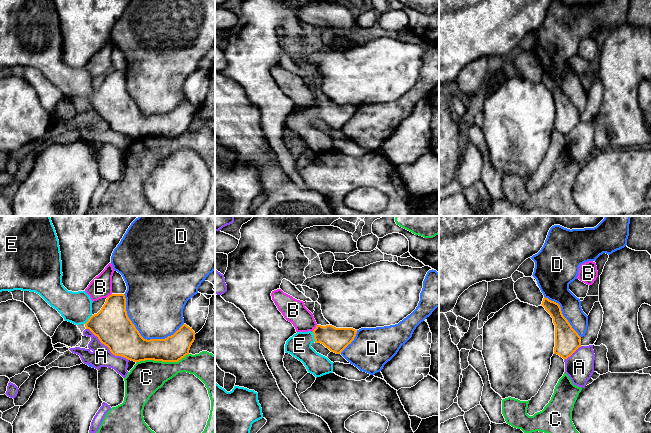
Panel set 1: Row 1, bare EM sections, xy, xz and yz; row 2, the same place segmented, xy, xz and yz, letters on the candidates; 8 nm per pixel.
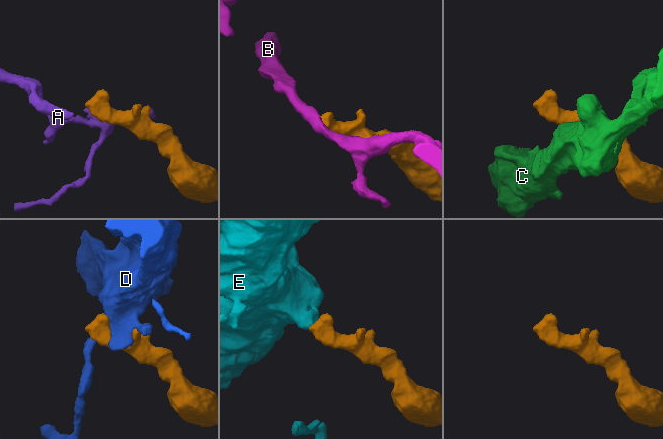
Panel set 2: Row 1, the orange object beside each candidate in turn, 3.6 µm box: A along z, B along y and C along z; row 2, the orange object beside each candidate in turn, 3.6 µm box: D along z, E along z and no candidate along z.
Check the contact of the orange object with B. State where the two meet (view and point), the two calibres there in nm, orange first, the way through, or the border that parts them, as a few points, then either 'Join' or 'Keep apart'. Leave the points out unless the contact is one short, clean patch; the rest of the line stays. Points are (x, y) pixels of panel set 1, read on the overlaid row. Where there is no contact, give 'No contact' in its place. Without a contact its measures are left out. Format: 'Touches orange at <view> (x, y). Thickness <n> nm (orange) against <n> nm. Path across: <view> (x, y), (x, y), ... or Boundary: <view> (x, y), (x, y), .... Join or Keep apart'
Touches orange at xz (315, 328). Thickness 190 nm (orange) against 190 nm. Boundary: xz (317, 325), (311, 331). Keep apart

